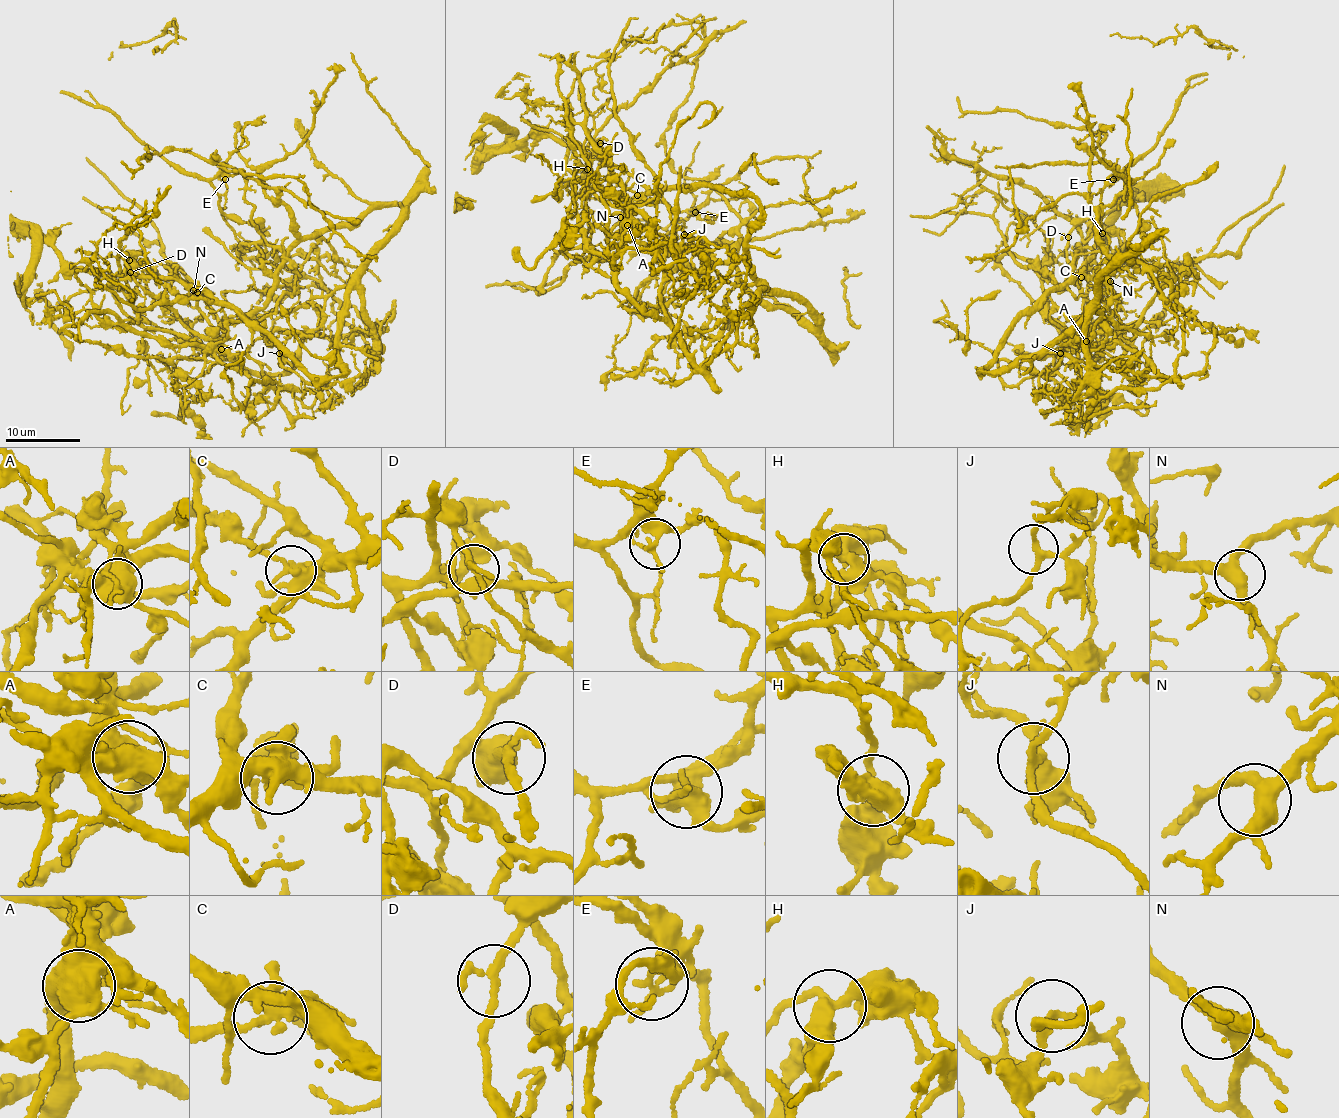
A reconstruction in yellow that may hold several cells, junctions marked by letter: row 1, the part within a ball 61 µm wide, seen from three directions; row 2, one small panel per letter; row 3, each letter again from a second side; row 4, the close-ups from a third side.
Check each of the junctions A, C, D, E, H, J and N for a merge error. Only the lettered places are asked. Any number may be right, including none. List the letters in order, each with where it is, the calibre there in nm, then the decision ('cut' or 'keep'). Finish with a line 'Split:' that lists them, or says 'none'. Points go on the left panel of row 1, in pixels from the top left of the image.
A: (221, 349) | 650 nm | cut
C: (197, 292) | 400 nm | cut
D: (130, 272) | 170 nm | cut
E: (225, 179) | 240 nm | cut
H: (129, 260) | 340 nm | cut
J: (279, 353) | 180 nm | keep
N: (193, 290) | 400 nm | keep
Split: A, C, D, E, H

